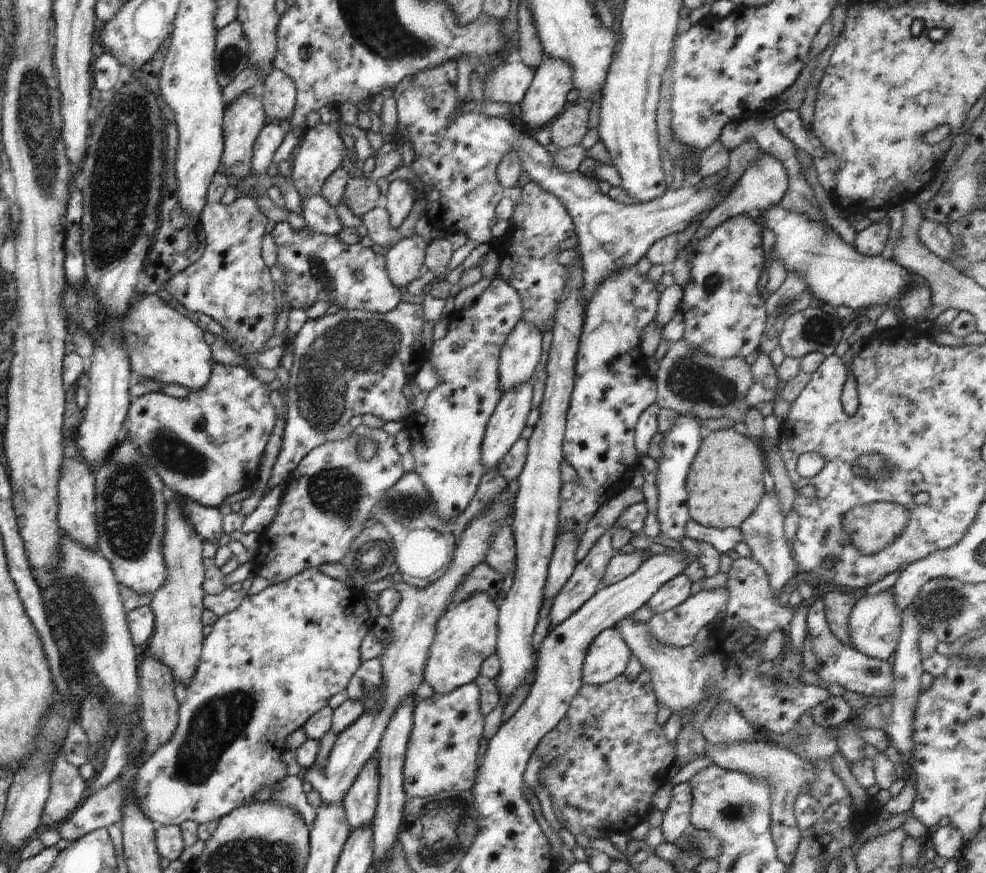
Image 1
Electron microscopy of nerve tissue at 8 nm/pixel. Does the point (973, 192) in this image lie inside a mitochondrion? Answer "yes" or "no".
yes

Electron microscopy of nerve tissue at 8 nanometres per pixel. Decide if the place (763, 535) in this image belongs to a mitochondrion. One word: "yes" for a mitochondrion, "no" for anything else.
yes

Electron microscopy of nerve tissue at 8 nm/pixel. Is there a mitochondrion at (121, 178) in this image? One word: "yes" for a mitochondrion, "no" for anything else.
yes

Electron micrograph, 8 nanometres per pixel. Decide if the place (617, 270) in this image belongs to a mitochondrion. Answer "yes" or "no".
no

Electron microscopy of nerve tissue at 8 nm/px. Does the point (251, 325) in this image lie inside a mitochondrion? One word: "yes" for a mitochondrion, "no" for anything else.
no

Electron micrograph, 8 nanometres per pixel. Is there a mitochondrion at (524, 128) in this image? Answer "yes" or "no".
no

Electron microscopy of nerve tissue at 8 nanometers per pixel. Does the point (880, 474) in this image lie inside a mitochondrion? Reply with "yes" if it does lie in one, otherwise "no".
yes

